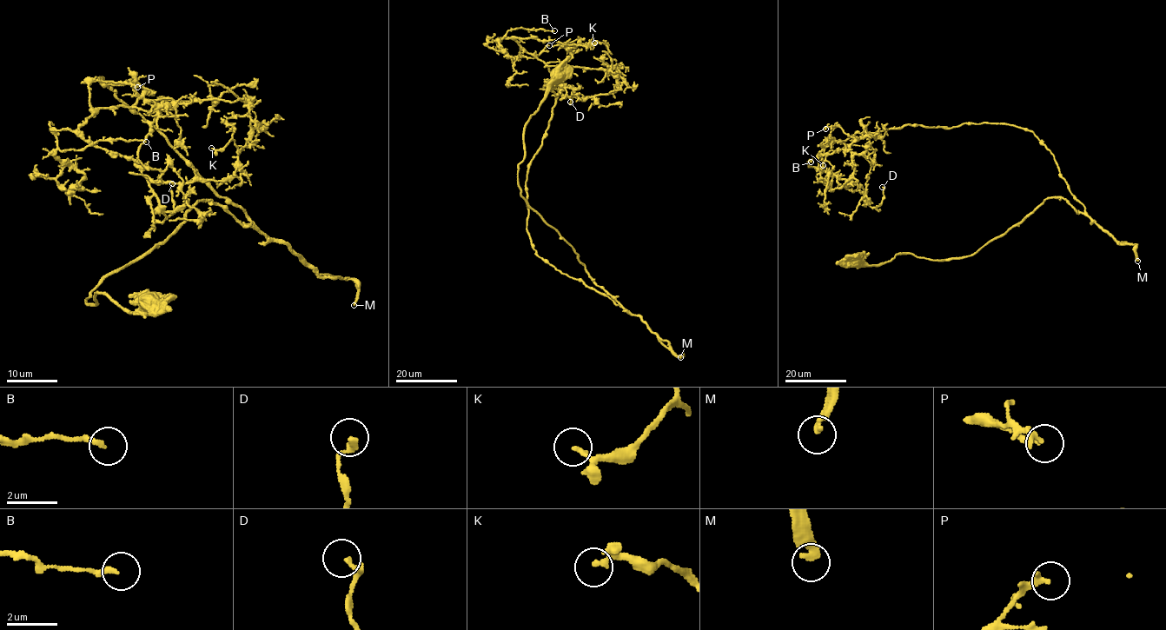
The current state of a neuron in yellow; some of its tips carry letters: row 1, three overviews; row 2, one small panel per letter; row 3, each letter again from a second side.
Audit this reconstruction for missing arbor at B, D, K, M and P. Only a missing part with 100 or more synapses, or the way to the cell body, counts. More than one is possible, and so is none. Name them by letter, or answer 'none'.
M

